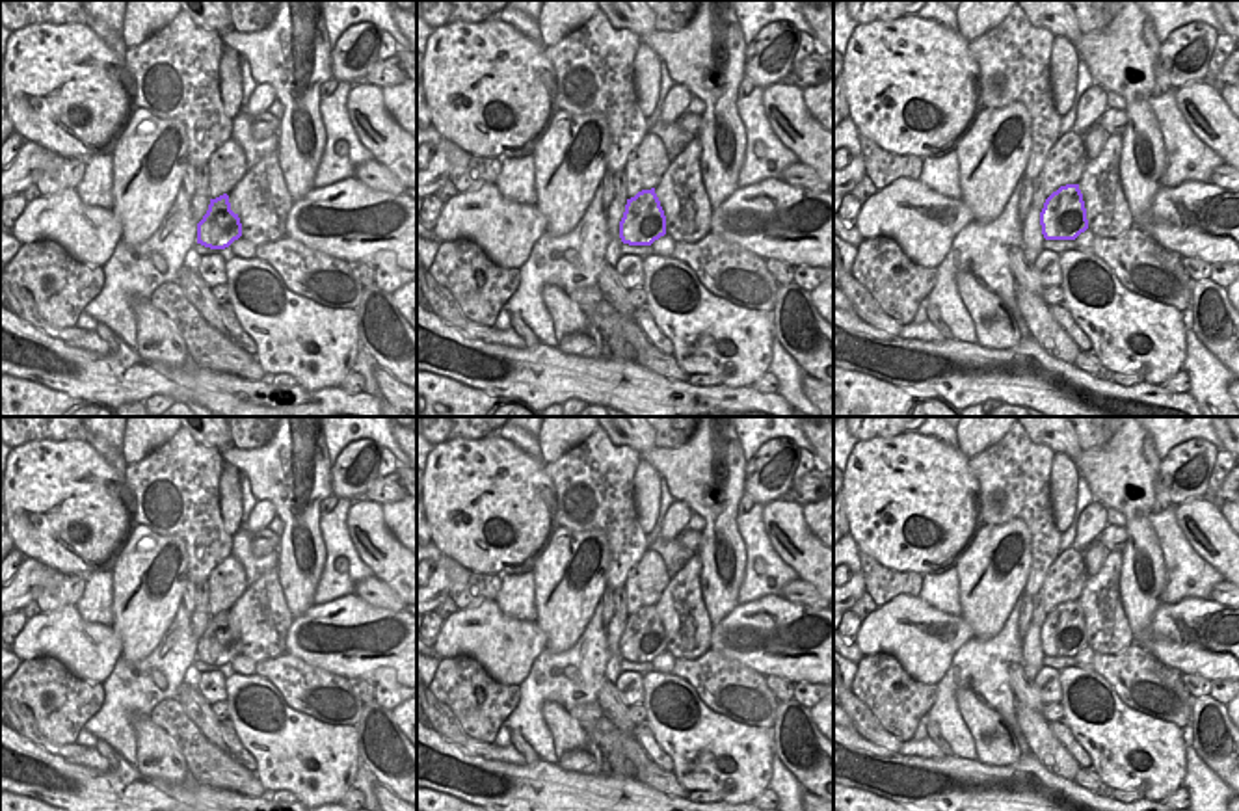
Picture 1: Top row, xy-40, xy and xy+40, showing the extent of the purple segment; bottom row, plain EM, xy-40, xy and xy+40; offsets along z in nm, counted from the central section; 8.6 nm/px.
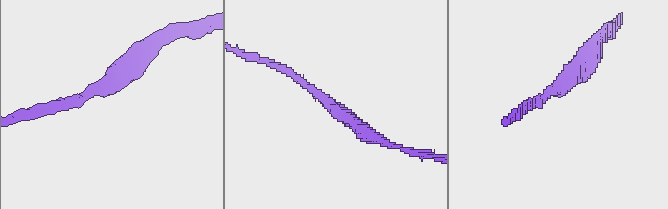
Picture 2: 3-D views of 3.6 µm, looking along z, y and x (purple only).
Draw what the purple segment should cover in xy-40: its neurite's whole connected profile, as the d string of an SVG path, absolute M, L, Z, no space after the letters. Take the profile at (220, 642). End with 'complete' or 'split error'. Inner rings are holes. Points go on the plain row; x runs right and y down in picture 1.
M229 612L210 616L208 627L197 640L197 660L225 666L242 653L238 631L231 627Z; complete

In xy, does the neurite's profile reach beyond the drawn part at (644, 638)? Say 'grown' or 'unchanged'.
unchanged

